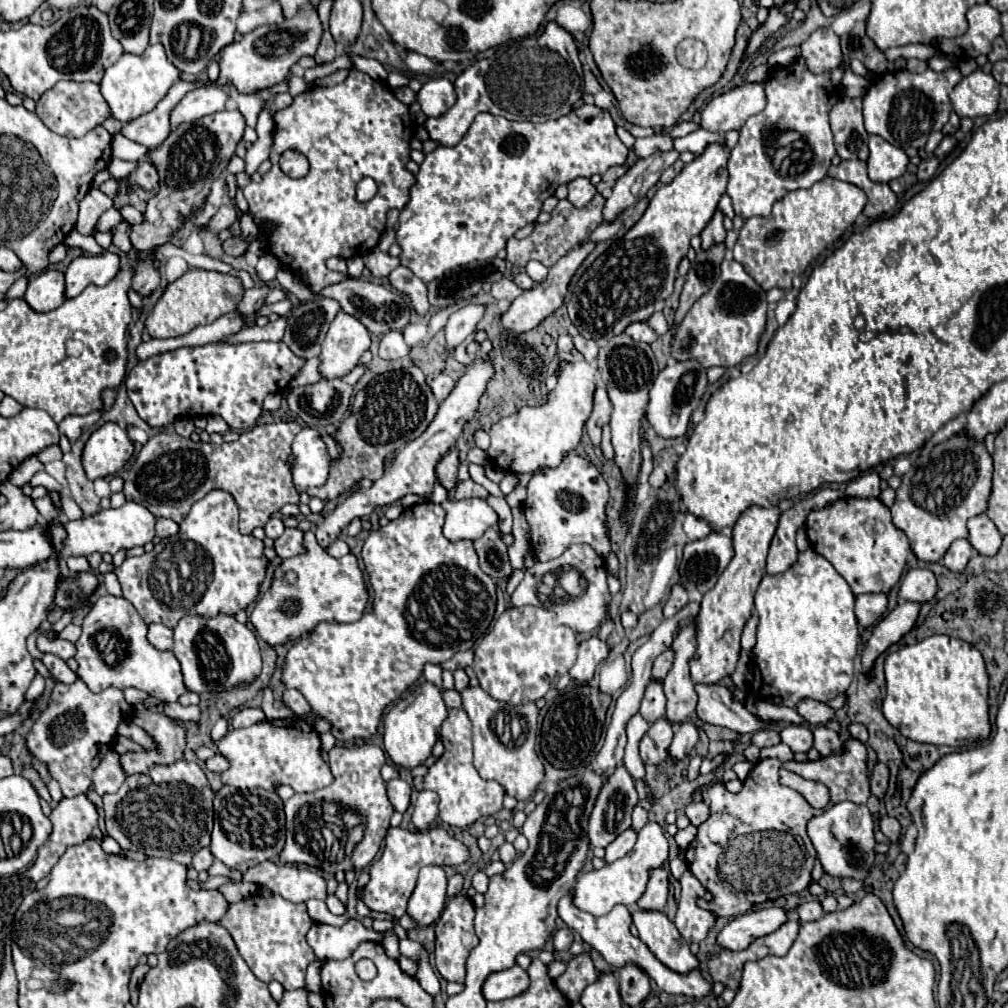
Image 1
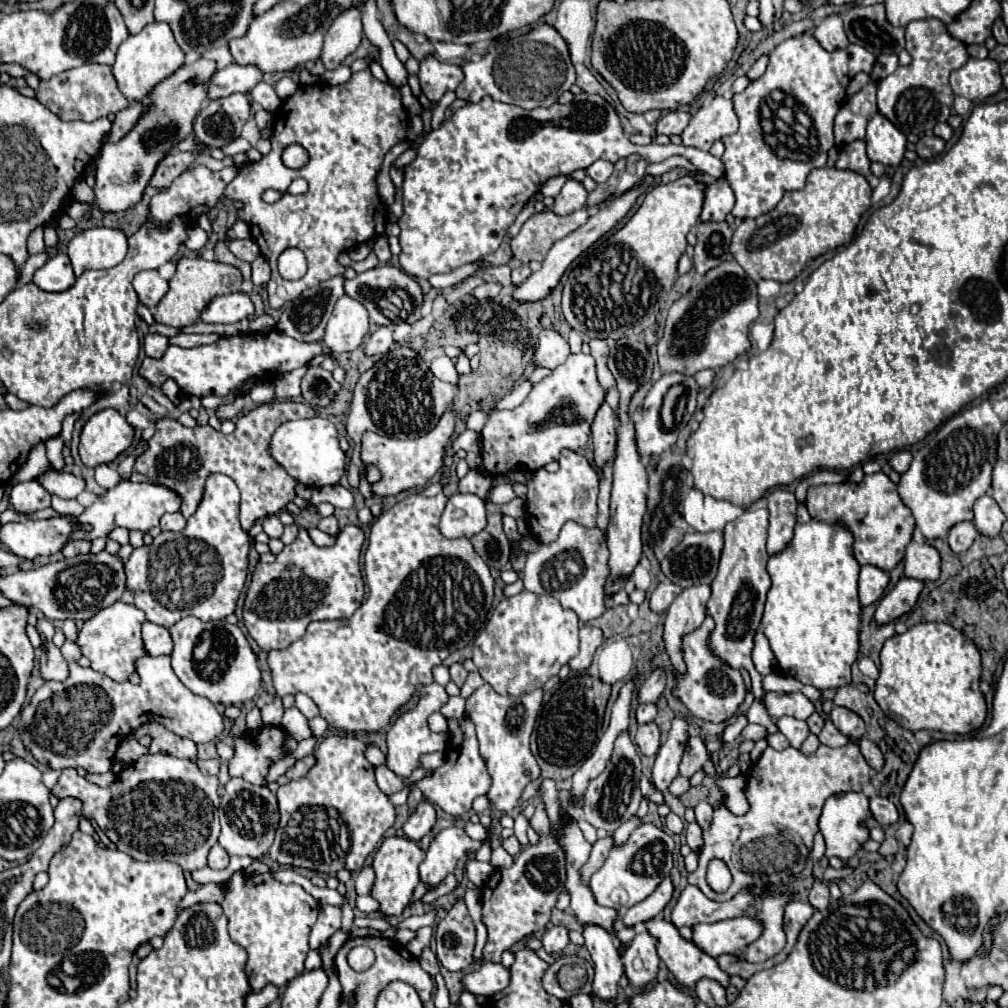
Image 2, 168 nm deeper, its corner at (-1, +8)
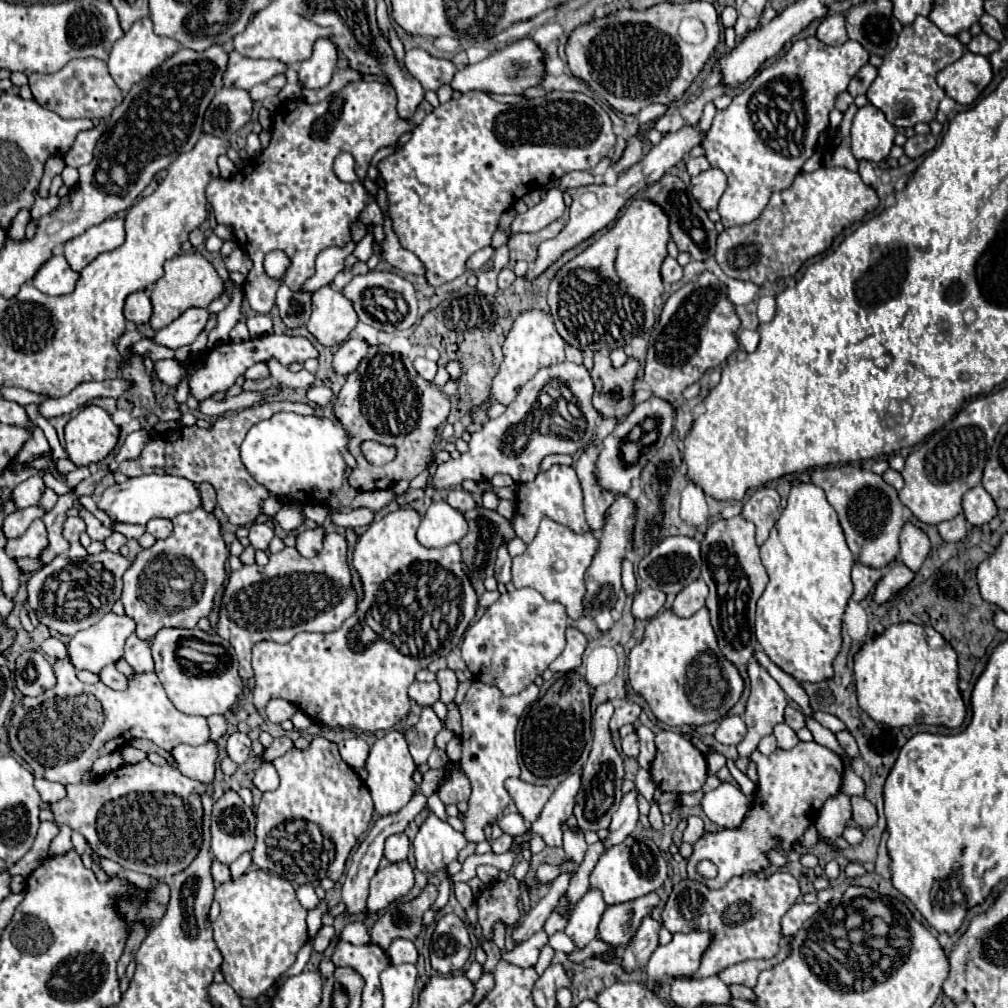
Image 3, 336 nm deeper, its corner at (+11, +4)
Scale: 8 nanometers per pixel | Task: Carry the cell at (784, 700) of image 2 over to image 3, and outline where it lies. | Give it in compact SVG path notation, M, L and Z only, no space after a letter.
M750 661L748 677L750 677L750 697L746 703L746 719L744 719L748 733L738 743L740 757L750 757L750 753L758 747L758 741L770 735L776 723L784 721L784 709L788 705L782 687L756 661Z

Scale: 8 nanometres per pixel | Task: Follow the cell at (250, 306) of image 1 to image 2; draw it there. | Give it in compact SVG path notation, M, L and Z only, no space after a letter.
M232 293L232 295L220 295L208 303L208 307L202 311L200 321L204 323L236 323L240 319L246 319L254 315L254 303L246 293Z

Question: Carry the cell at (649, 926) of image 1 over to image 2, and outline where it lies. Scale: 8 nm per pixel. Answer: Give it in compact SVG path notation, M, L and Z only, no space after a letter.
M656 917L656 919L648 921L646 927L658 939L658 955L666 963L668 971L674 975L674 979L676 979L676 983L680 987L694 987L700 979L714 979L722 987L730 985L730 975L718 967L718 961L712 959L712 957L708 957L706 953L702 953L692 941L682 939L680 933L678 933L678 929L670 921L664 921L662 917Z

